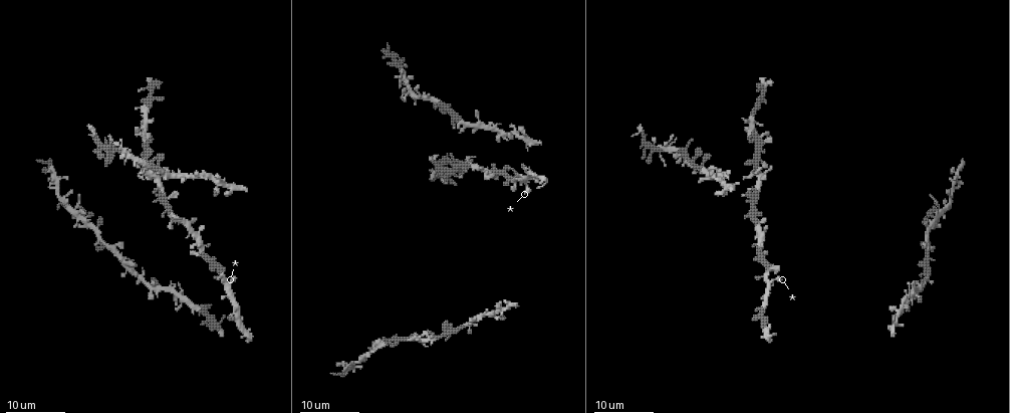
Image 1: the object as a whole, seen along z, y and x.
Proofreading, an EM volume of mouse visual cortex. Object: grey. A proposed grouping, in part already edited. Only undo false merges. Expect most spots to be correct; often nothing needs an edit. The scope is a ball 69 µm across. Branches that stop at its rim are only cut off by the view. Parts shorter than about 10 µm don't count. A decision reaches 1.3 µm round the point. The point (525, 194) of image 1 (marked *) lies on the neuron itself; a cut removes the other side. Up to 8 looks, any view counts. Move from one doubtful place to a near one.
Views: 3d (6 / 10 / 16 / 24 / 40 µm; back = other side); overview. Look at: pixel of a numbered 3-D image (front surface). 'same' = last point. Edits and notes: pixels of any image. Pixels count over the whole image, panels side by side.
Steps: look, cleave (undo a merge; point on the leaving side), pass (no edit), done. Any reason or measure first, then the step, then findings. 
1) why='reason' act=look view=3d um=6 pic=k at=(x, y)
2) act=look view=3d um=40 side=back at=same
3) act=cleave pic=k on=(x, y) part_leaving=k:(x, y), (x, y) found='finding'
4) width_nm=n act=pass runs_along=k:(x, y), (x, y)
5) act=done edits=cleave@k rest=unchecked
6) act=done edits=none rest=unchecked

act=look view=3d um=24 pic=1 at=(193, 234)

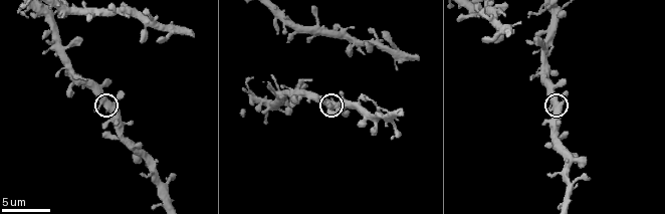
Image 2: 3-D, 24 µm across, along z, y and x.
why='zoom in' act=look view=3d um=10 pic=2 at=(108, 107)

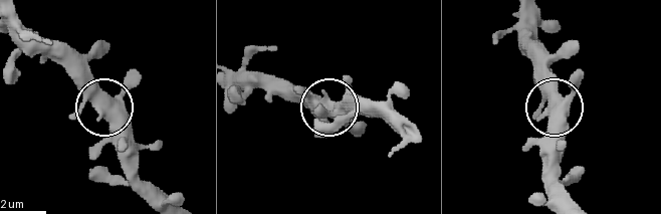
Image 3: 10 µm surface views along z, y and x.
act=pass runs_along=3:(394, 129), (361, 112), (307, 103), (291, 90) found='continuous, no second neuron'

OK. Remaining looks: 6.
why='a fork' act=look view=3d um=6 pic=2 at=(298, 27)

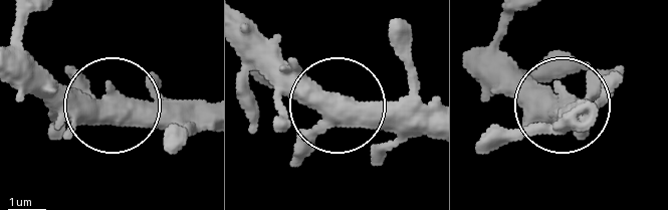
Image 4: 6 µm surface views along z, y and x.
side_arm_um=14 act=pass found='continuous, no second neuron'

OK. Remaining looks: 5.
why='two arms in line, one across' act=look view=3d um=24 pic=1 at=(441, 163)

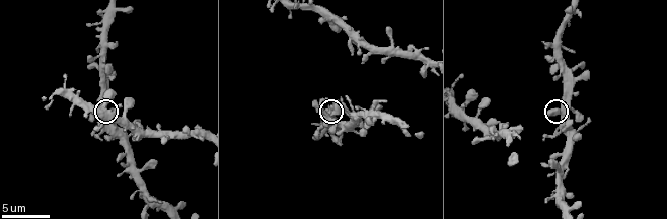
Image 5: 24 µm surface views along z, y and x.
why='zoom in' act=look view=3d um=10 pic=5 at=(330, 114)

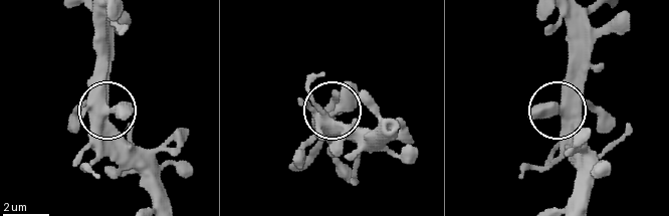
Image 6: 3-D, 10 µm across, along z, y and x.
arms=3 act=pass found='continuous, no second neuron'

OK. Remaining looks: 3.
why='thick turns thin' act=look view=3d um=16 pic=1 at=(76, 210)

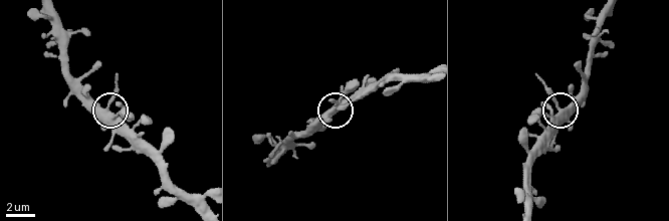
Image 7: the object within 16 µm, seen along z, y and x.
why='zoom in' act=look view=3d um=6 pic=7 at=(565, 114)

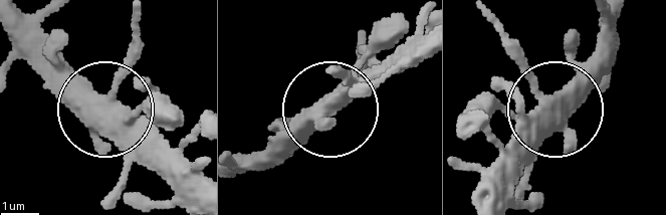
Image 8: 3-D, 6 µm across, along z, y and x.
act=pass found='all the same neuron'

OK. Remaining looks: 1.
act=done edits=none rest=unchecked

